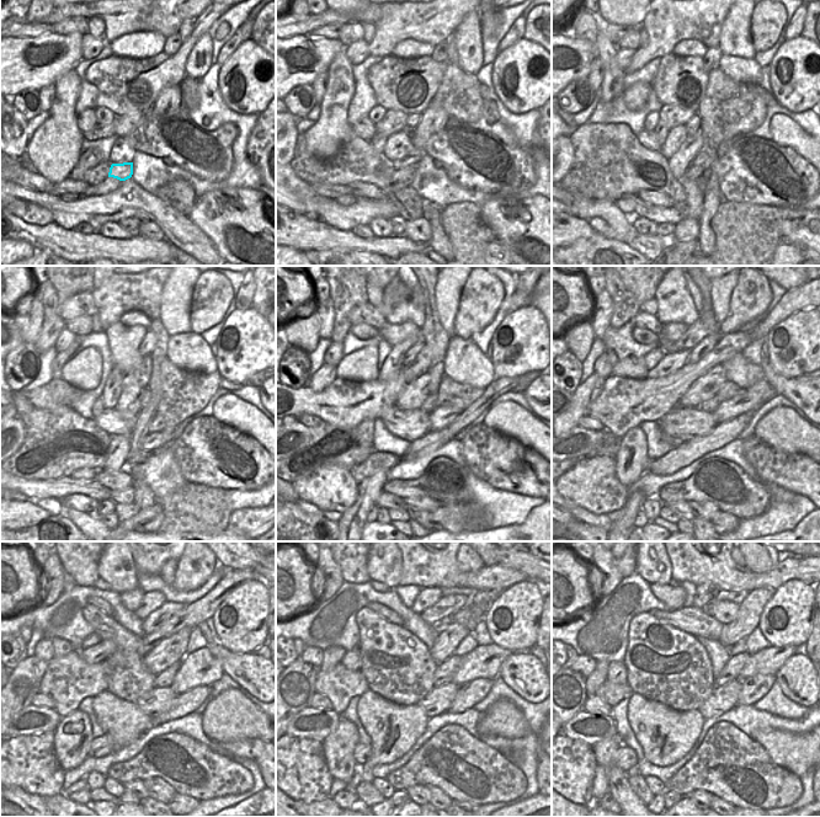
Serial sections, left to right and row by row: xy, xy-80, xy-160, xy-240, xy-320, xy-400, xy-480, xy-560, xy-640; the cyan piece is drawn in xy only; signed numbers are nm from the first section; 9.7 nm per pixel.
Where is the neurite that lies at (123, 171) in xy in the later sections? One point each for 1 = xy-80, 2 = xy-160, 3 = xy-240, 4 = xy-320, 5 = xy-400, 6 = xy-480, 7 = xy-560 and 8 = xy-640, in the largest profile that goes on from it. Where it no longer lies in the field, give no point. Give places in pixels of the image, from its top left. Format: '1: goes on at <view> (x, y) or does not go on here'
1: goes on at xy-80 (411, 161)
2: goes on at xy-160 (701, 159)
3: goes on at xy-240 (158, 423)
4: goes on at xy-320 (441, 417)
5: goes on at xy-400 (747, 400)
6: goes on at xy-480 (201, 667)
7: goes on at xy-560 (485, 661)
8: goes on at xy-640 (767, 661)

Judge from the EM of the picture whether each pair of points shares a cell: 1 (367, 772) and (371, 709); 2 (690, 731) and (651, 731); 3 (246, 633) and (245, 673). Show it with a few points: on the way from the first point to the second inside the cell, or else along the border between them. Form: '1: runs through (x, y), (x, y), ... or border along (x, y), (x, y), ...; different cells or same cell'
1: runs through (378, 756), (378, 725); same cell
2: runs through (680, 731), (665, 731), (660, 726); same cell
3: border along (219, 641), (233, 652), (250, 653); different cells

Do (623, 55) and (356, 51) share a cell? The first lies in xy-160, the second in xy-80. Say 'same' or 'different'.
same

